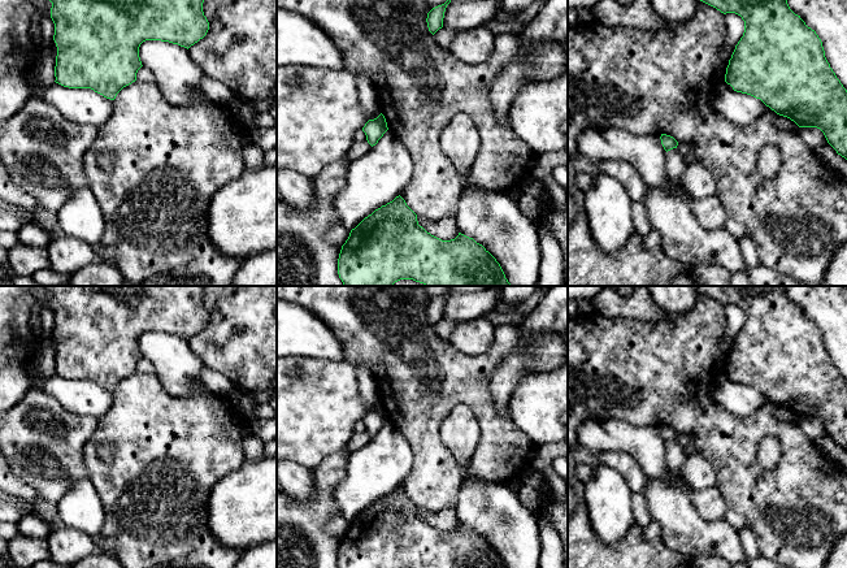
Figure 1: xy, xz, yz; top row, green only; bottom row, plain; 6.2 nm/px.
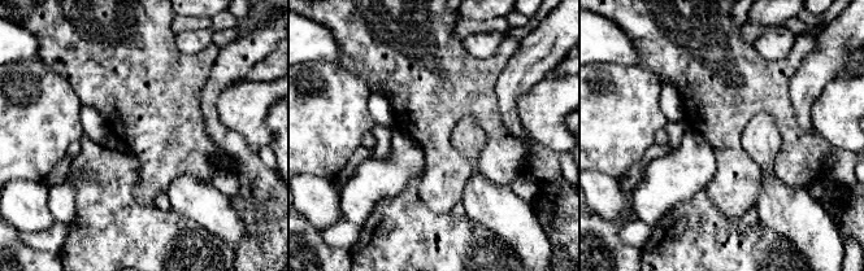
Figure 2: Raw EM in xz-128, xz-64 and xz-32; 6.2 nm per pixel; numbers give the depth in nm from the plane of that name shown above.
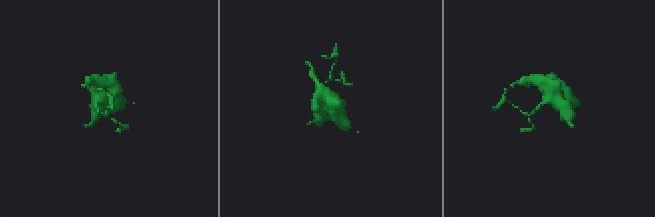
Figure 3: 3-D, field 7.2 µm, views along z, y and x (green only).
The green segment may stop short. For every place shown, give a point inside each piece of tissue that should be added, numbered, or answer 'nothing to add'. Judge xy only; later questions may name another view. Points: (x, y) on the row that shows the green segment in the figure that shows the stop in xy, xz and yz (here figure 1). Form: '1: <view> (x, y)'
nothing to add

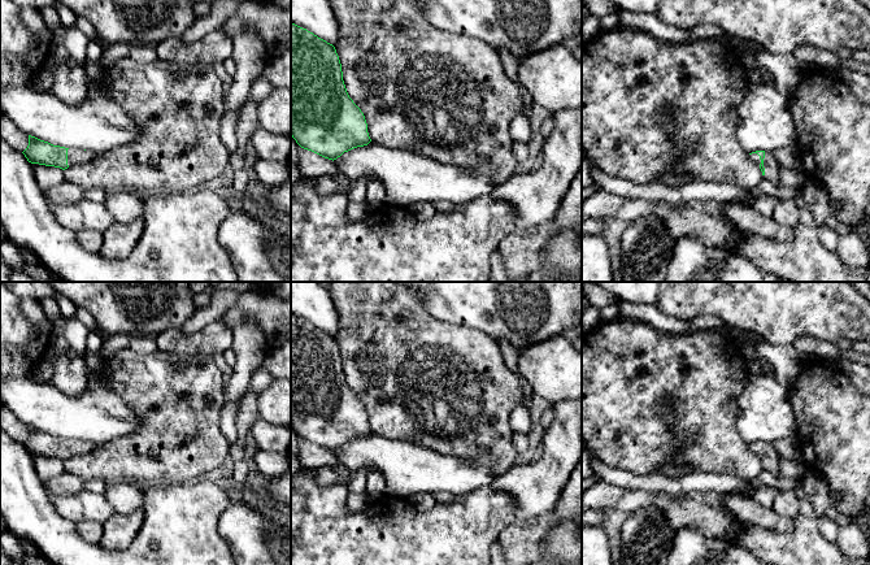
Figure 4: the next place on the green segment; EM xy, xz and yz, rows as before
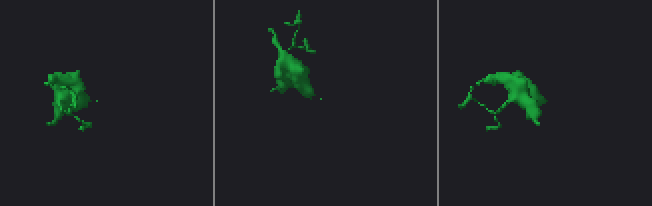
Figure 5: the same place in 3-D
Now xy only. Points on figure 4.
1: xy (75, 156)

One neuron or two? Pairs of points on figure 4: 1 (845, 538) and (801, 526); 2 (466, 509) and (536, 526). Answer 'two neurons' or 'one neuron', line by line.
1: two neurons
2: two neurons

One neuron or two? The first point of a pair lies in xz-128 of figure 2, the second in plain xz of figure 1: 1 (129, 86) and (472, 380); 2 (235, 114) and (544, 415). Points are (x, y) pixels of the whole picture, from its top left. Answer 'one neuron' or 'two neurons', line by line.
1: one neuron
2: one neuron

